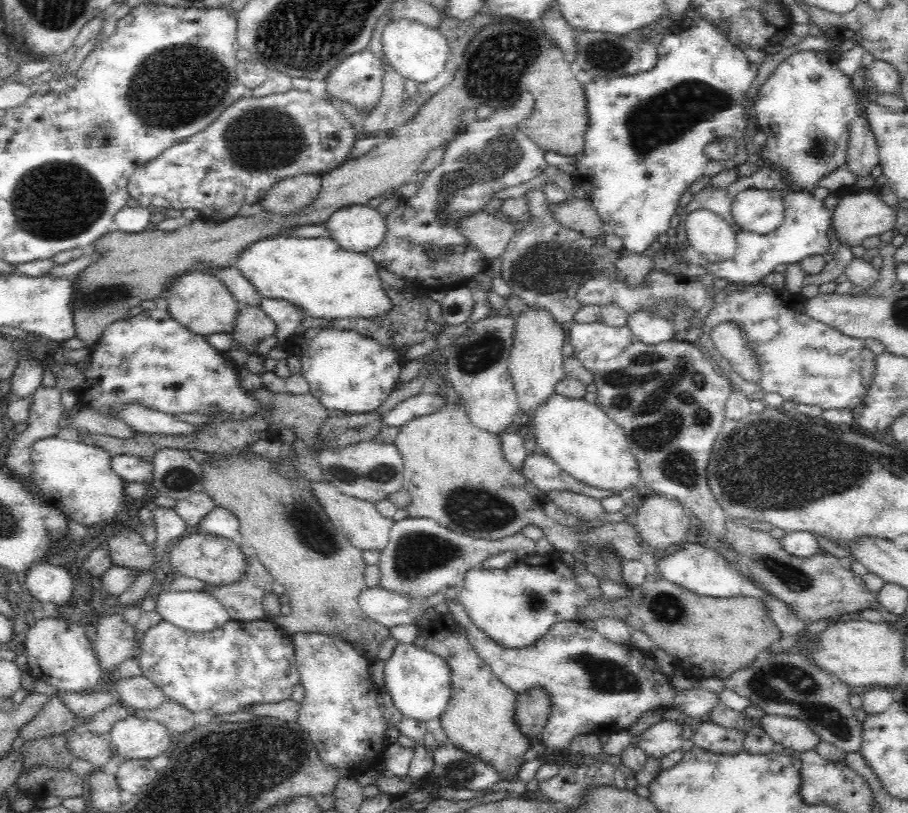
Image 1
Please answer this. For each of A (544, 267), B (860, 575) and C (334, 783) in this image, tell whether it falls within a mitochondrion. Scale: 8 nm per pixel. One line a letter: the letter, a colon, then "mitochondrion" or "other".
A: mitochondrion
B: other
C: other

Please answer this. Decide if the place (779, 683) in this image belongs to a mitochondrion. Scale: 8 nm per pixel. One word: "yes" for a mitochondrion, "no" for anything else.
yes

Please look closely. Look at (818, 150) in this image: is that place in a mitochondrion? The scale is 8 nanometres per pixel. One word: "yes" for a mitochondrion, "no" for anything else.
yes

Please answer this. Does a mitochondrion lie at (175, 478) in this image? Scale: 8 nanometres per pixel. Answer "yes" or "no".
yes

